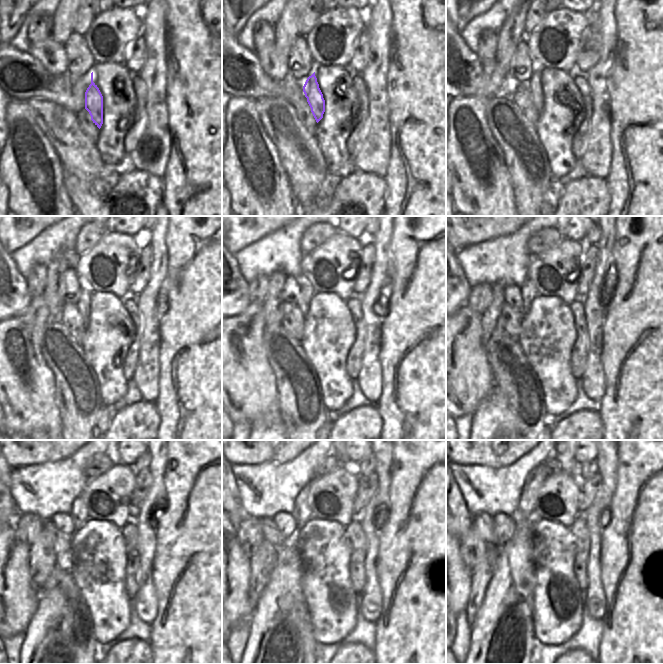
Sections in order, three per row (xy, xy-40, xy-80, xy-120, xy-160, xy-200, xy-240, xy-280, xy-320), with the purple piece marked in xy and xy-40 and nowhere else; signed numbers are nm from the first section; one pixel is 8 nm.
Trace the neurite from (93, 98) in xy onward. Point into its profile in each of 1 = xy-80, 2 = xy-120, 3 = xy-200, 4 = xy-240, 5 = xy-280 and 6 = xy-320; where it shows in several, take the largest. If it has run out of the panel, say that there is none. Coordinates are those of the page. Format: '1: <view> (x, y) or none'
1: xy-80 (534, 84)
2: xy-120 (84, 303)
3: xy-200 (528, 291)
4: xy-240 (78, 512)
5: xy-280 (302, 512)
6: xy-320 (535, 479)

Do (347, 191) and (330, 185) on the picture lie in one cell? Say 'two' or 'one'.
two

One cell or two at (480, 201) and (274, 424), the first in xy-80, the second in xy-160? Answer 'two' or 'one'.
two

